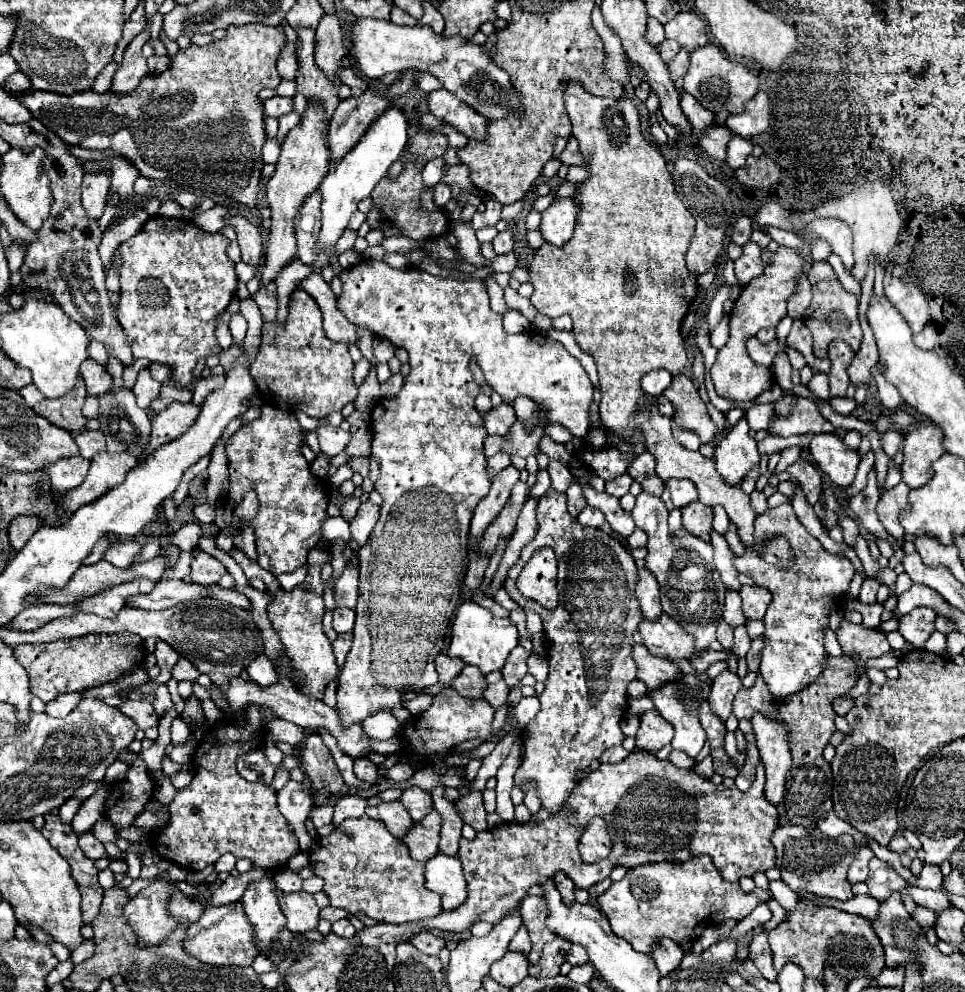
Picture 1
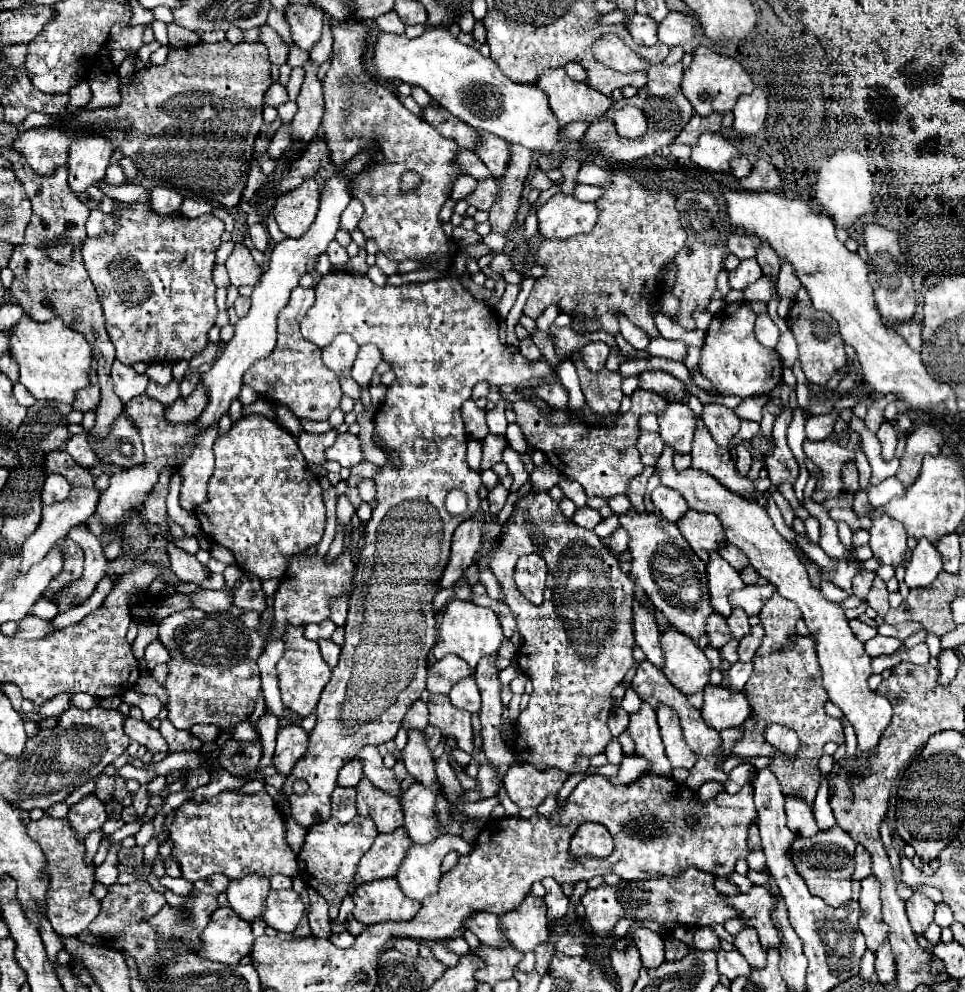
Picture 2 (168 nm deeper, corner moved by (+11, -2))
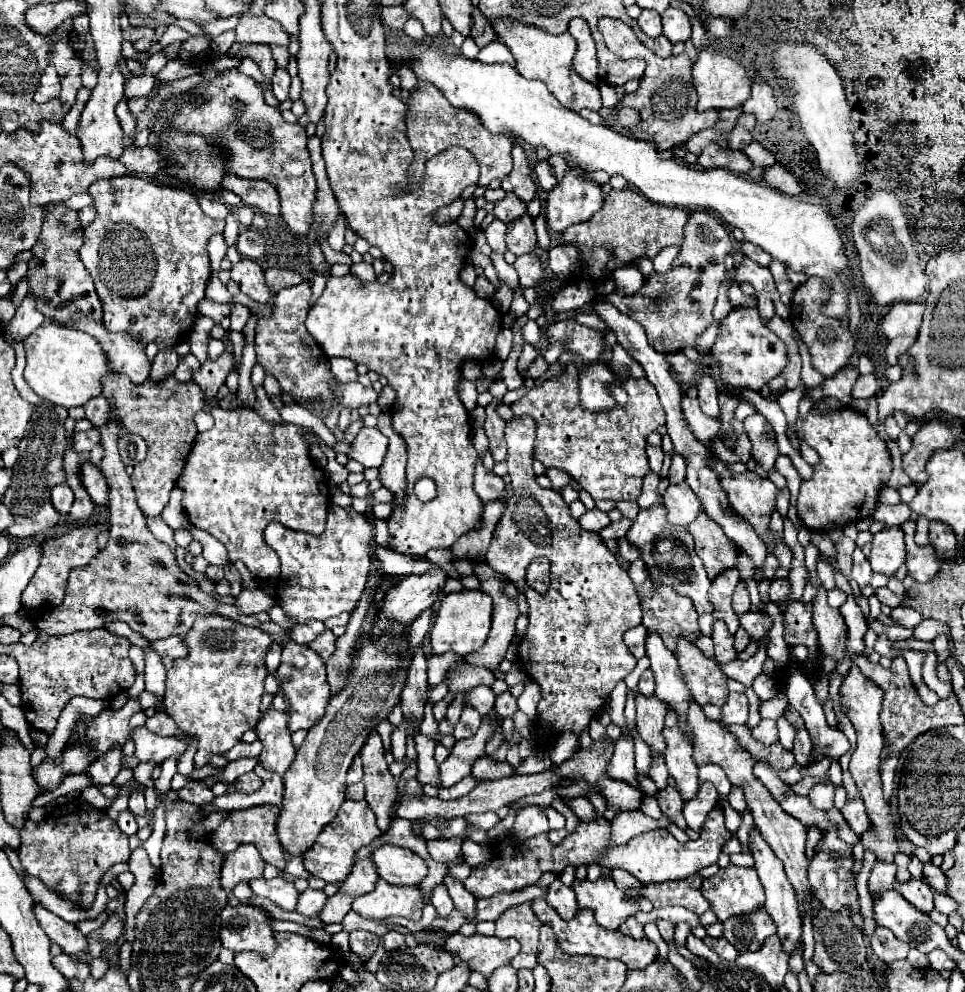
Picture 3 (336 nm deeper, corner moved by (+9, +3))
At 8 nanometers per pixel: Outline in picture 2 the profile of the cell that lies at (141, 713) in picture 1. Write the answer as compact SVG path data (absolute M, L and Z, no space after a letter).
M127 717L127 721L125 721L125 733L129 735L129 739L137 741L139 745L147 747L153 753L159 753L159 751L167 753L169 751L169 747L165 743L165 739L161 737L161 733L157 729L153 729L145 721L135 721L135 719Z

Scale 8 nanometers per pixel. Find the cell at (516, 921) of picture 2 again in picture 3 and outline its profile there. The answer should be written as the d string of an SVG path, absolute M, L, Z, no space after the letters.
M529 902L517 904L507 908L497 920L497 930L495 936L499 938L517 938L521 944L521 952L517 954L517 958L513 958L513 968L535 968L531 964L525 964L525 960L521 958L531 958L529 954L537 954L537 938L539 938L539 928L541 922L535 916L535 912L531 910Z

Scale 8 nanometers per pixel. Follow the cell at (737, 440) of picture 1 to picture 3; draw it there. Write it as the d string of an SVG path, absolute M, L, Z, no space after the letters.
M703 374L697 380L697 390L699 390L699 402L701 402L703 414L711 418L719 418L719 392L711 374Z

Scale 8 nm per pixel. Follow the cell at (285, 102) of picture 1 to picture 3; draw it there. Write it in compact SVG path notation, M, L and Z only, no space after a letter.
M277 70L275 76L273 76L273 80L271 80L271 84L273 84L273 94L275 94L275 98L277 98L279 102L283 102L283 100L289 98L291 76L287 74L287 70Z

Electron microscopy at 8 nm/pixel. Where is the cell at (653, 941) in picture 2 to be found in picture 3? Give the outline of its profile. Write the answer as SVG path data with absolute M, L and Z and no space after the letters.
M631 916L631 918L627 918L627 920L623 922L623 926L619 926L619 930L621 930L623 934L631 936L631 938L637 938L637 940L643 940L643 938L645 938L643 924L639 924L633 916Z

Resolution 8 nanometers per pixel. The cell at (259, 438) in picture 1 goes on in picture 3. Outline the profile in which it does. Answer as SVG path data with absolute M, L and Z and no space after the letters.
M215 406L211 410L215 426L207 432L197 434L187 466L177 480L177 486L185 490L183 508L193 526L209 532L229 552L229 560L241 560L253 578L267 580L277 578L281 562L273 548L263 540L263 530L271 522L279 522L285 528L321 534L325 530L325 520L329 512L329 480L327 474L313 464L309 454L309 444L301 438L305 428L295 424L269 424L253 408L223 410Z

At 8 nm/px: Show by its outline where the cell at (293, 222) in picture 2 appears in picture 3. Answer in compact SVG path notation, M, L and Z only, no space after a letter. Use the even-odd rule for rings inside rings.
M237 68L223 72L211 82L201 82L195 92L201 94L205 102L181 106L175 112L175 118L171 118L169 126L173 124L173 128L181 132L199 132L211 136L217 140L217 144L225 146L229 150L229 160L225 164L229 174L275 184L281 198L281 218L293 234L307 236L313 220L317 184L311 170L305 128L285 122L277 108L265 104L259 84L253 78L237 72ZM235 100L241 100L247 106L241 118L235 118Z

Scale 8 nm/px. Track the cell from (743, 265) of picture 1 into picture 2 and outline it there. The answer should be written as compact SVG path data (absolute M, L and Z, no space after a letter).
M745 259L739 263L739 267L735 271L729 271L729 287L731 289L747 289L753 281L757 281L761 277L761 267L757 263L757 259Z

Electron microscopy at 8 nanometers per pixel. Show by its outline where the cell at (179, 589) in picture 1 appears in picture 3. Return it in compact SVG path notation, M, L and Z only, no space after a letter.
M243 588L239 596L233 598L235 606L243 614L257 614L257 612L267 612L273 604L277 604L275 598L267 596L261 588Z

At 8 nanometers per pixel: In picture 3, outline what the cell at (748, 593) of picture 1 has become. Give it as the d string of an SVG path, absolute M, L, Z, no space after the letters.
M775 578L775 580L771 582L771 588L769 588L769 598L771 598L773 602L779 602L779 600L783 600L787 594L789 594L789 580L787 580L787 578Z

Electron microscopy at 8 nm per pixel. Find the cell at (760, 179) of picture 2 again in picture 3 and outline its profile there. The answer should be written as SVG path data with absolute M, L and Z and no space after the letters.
M781 164L763 168L763 180L765 180L765 184L769 184L771 188L781 190L781 192L787 192L787 194L791 194L791 196L795 196L795 194L801 192L801 186L799 186L797 178L795 178L789 170L785 170Z

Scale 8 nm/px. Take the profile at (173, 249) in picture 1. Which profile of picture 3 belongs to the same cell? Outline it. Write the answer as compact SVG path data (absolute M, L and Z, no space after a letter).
M137 176L99 180L89 186L89 194L95 198L93 206L97 216L89 226L85 226L85 242L79 256L103 302L105 328L127 336L131 332L139 344L147 346L149 342L155 342L161 350L185 342L189 330L201 316L197 304L205 298L205 286L211 276L207 242L213 234L223 232L225 220L205 216L191 192L153 184Z

